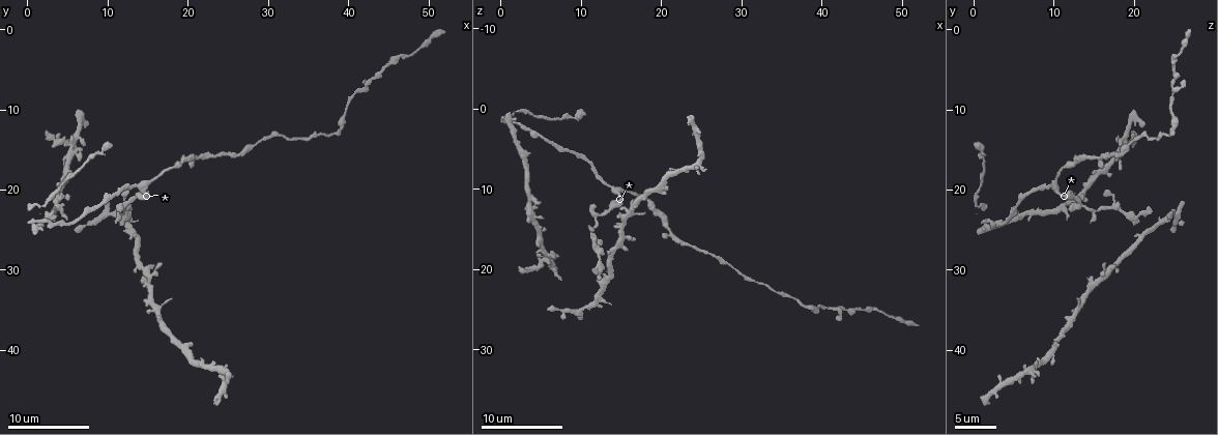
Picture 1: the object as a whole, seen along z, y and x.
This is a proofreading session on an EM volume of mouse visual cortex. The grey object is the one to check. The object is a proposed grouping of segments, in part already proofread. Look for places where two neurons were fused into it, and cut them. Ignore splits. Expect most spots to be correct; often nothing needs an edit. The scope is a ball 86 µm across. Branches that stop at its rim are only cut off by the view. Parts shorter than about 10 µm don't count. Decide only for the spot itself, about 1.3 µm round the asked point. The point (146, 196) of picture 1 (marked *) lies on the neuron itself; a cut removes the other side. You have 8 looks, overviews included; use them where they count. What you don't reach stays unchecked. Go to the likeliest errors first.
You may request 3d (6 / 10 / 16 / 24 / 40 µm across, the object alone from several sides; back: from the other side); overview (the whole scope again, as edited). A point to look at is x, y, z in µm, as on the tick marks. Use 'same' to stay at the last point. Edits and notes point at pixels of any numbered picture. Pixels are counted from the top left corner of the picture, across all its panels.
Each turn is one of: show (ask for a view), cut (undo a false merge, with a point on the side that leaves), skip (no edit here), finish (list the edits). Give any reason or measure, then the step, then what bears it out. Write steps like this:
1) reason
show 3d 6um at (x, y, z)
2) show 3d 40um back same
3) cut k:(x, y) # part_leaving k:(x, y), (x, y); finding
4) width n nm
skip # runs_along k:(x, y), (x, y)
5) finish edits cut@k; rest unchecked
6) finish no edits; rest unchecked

three arms meet
show 3d 16um at (11.4, 22.2, 15.4)

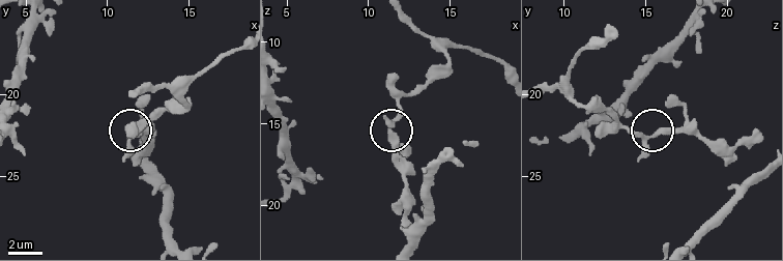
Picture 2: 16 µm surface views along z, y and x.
show 3d 6um at (11.5, 22.4, 15.5)

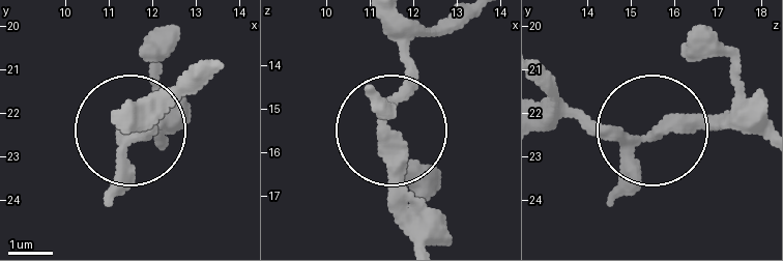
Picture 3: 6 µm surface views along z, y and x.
skip # continuous, no second neuron

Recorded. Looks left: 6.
thick turns thin
show 3d 16um at (27.8, 14.8, 19.2)

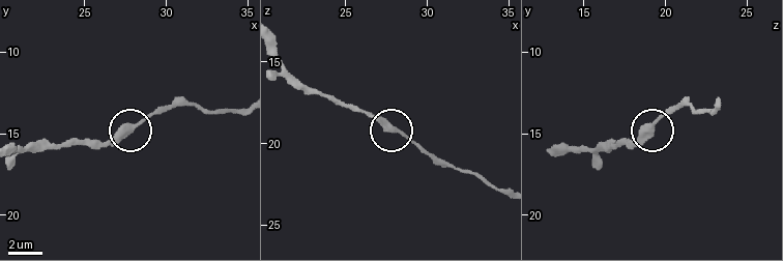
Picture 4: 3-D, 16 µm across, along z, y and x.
show 3d 16um back at (28.0, 14.7, 19.1)

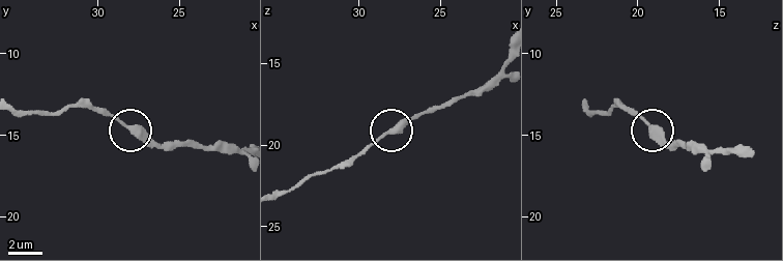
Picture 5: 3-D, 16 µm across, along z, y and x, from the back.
skip # runs_along 5:(730, 153), (668, 145), (631, 109); one neuron here

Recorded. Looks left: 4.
sudden change in width
show 3d 6um at (15.2, 18.8, 10.0)

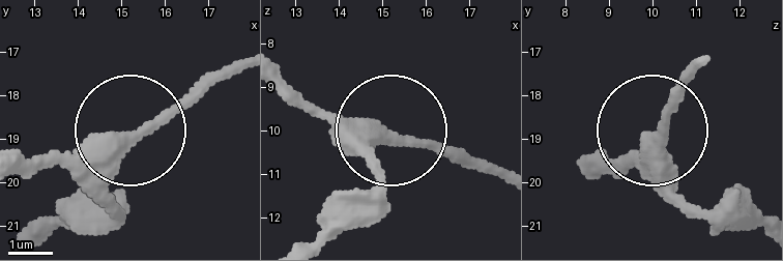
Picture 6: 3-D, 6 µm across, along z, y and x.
skip # runs_along 6:(376, 181), (376, 141), (386, 133), (461, 163); all the same neuron

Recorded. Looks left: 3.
a narrow waist
show 3d 16um at (44.8, 4.2, 25.2)

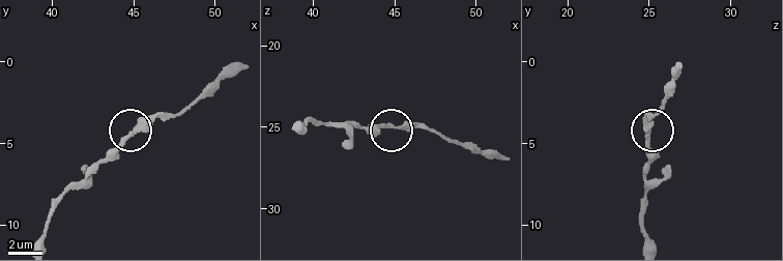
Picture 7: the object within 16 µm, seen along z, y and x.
skip # runs_along 7:(646, 241), (642, 203), (650, 157), (650, 113); continuous, no second neuron

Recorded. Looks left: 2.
finish no edits; rest unchecked

